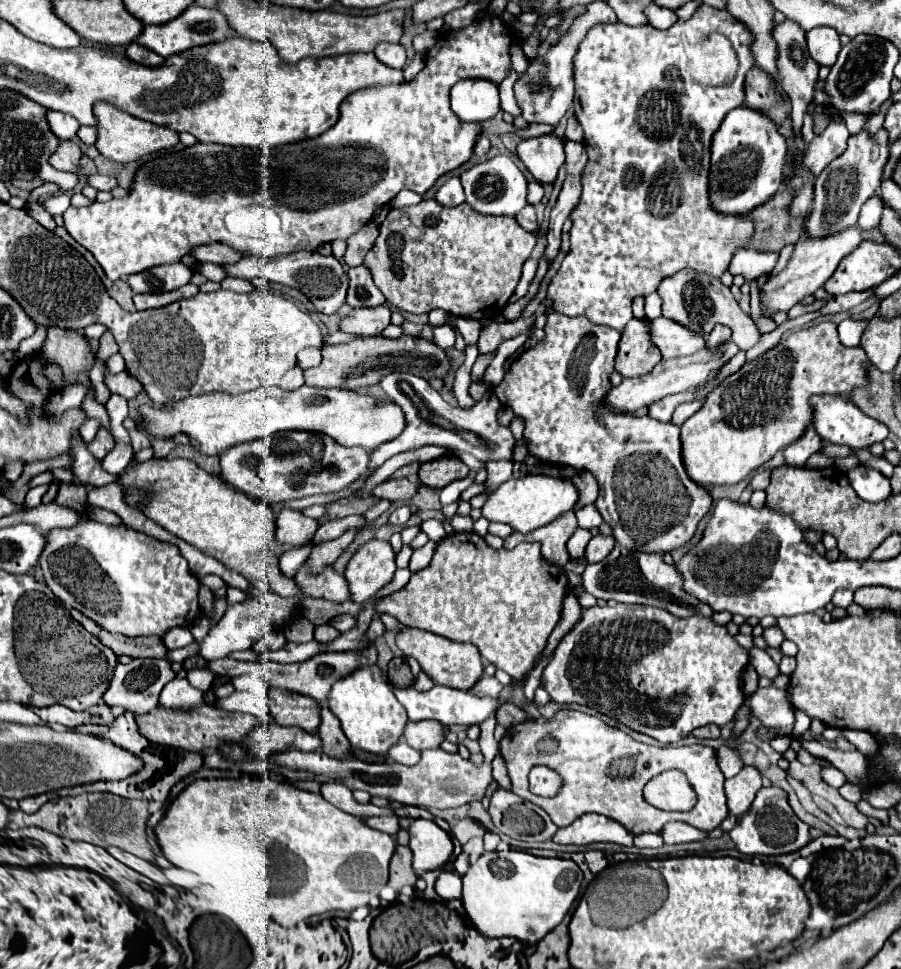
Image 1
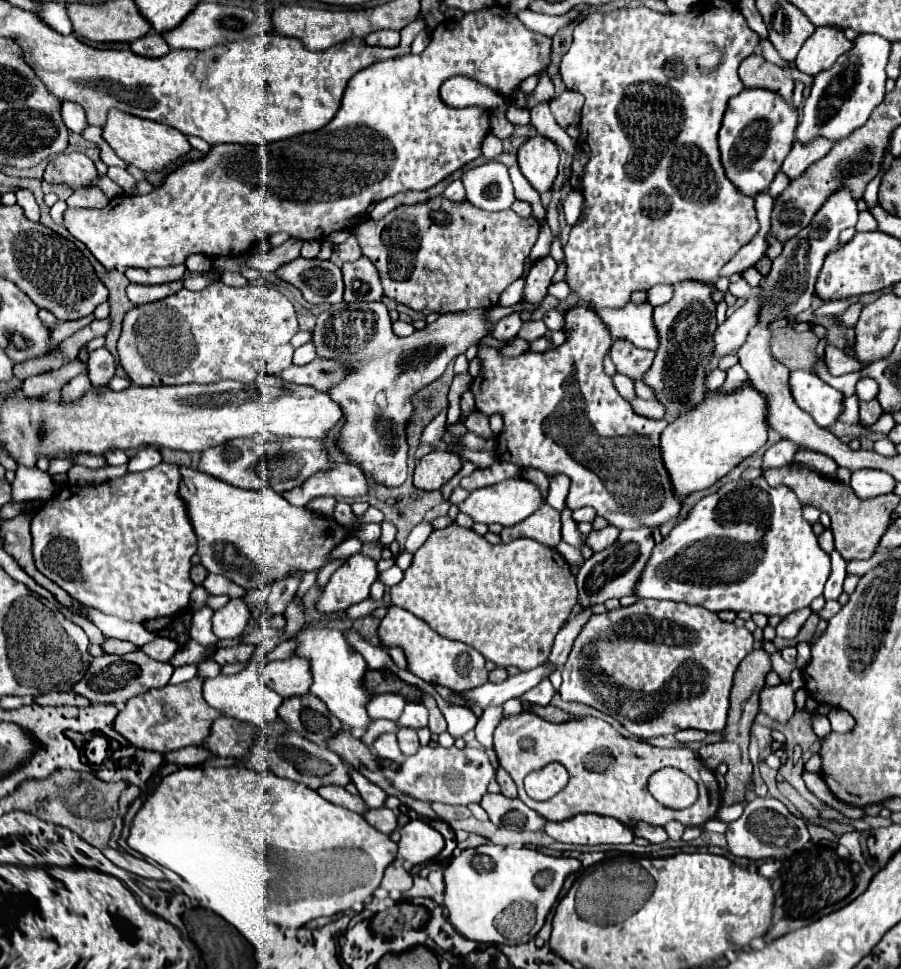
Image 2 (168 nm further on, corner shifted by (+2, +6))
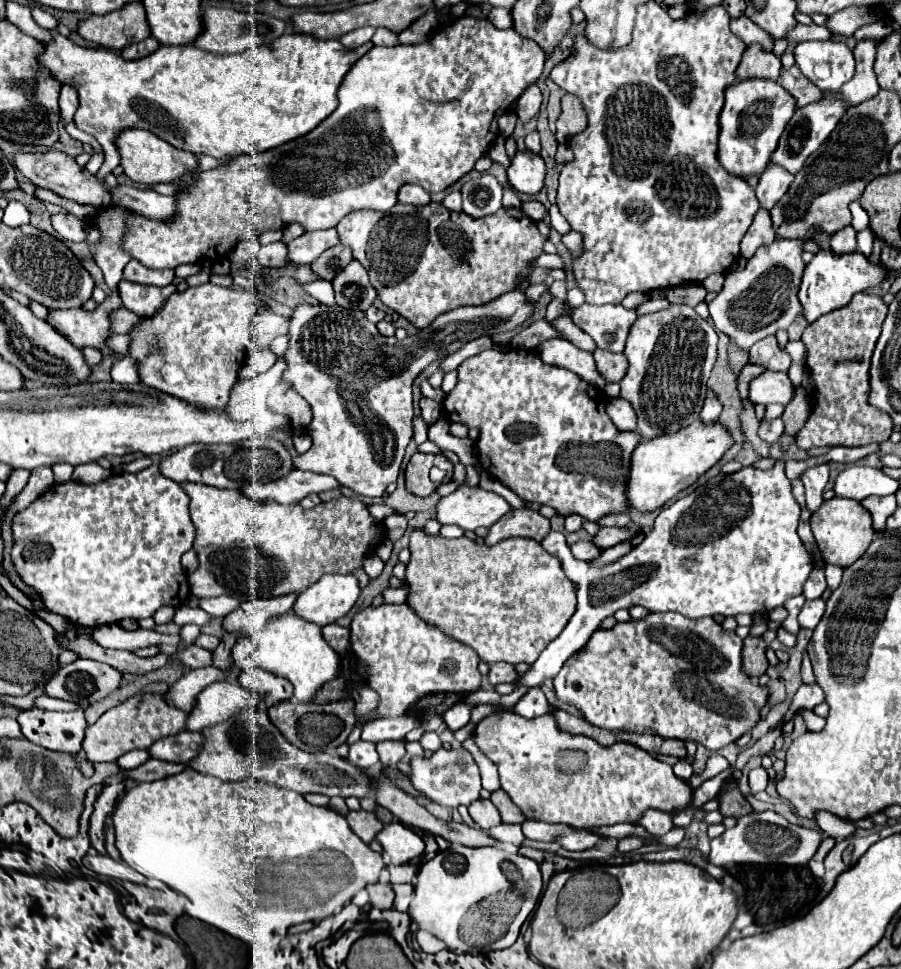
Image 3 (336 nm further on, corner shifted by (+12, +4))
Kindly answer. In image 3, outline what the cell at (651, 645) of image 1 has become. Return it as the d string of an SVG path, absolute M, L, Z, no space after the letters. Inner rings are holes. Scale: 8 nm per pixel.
M650 612L646 618L642 620L628 620L628 622L618 622L614 628L610 630L604 630L604 628L598 628L588 644L584 648L580 648L576 654L572 654L562 670L558 672L558 676L554 678L554 692L556 692L556 698L560 702L566 702L566 704L572 704L576 706L584 718L598 726L598 728L606 728L606 730L612 730L612 732L634 732L634 734L652 734L652 736L660 736L660 738L680 738L680 740L694 740L710 750L720 750L722 746L738 740L742 734L746 734L750 728L756 726L758 722L758 712L760 708L766 704L766 696L768 696L768 688L766 686L760 686L756 678L748 678L744 672L742 672L742 638L738 638L736 632L728 632L724 630L720 624L716 624L712 618L700 618L700 620L690 620L690 618L684 618L680 614L672 614L672 612Z

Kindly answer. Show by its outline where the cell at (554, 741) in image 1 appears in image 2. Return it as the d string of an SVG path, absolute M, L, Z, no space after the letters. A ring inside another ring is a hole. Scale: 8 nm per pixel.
M534 712L504 716L494 730L494 750L498 764L516 782L518 798L542 818L552 822L562 822L582 812L594 812L598 816L616 818L626 826L636 826L638 822L664 826L670 820L678 820L684 826L700 826L712 820L720 808L720 788L714 772L702 764L696 752L688 748L656 748L644 740L624 738L608 722L598 718L580 718L574 722L554 724L536 716ZM550 762L558 762L568 770L568 784L546 802L528 798L522 780L526 774L540 770ZM664 766L686 772L698 784L698 800L692 806L684 810L672 810L662 806L648 792L648 778Z

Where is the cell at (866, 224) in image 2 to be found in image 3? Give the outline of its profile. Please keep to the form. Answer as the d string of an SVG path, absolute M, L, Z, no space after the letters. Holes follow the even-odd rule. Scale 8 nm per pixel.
M870 228L866 230L860 230L856 234L856 240L858 240L858 250L864 252L864 254L872 254L872 240L874 240L874 234Z

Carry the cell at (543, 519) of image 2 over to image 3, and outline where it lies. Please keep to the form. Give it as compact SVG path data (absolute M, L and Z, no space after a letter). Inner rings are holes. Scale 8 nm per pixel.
M520 508L520 510L512 510L508 512L508 516L504 516L504 520L498 520L496 526L490 528L488 536L486 536L486 544L494 546L500 540L506 538L532 538L536 542L542 542L544 536L550 534L550 520L544 518L542 514L530 510L530 508Z

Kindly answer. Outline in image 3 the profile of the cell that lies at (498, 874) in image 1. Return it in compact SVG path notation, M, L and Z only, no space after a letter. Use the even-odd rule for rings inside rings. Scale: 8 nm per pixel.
M458 846L438 852L426 866L420 868L418 878L414 882L414 900L410 904L410 918L412 924L432 932L440 940L446 942L448 950L452 952L492 952L510 948L518 936L522 924L534 912L540 894L542 894L542 872L540 866L526 856L508 854L500 848L486 846L486 848L468 848ZM512 862L518 870L518 876L510 880L502 864ZM440 864L440 866L430 866ZM434 868L434 872L422 870ZM438 868L438 872L436 872ZM442 870L448 870L448 874ZM464 920L464 940L460 938L460 924Z

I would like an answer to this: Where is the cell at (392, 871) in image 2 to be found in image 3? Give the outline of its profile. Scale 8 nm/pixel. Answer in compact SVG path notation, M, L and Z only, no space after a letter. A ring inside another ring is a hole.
M376 882L376 884L368 884L366 890L368 890L368 894L370 894L370 904L372 904L374 908L380 908L380 910L392 908L392 902L394 902L392 884Z

